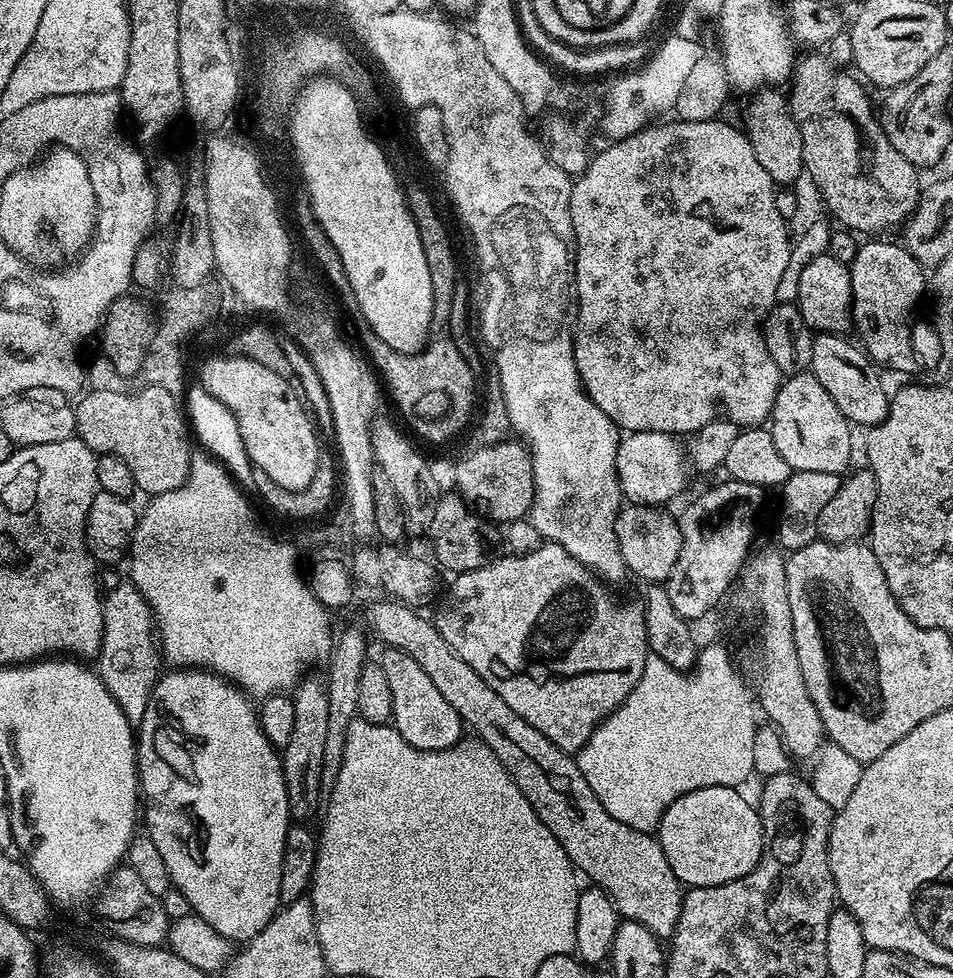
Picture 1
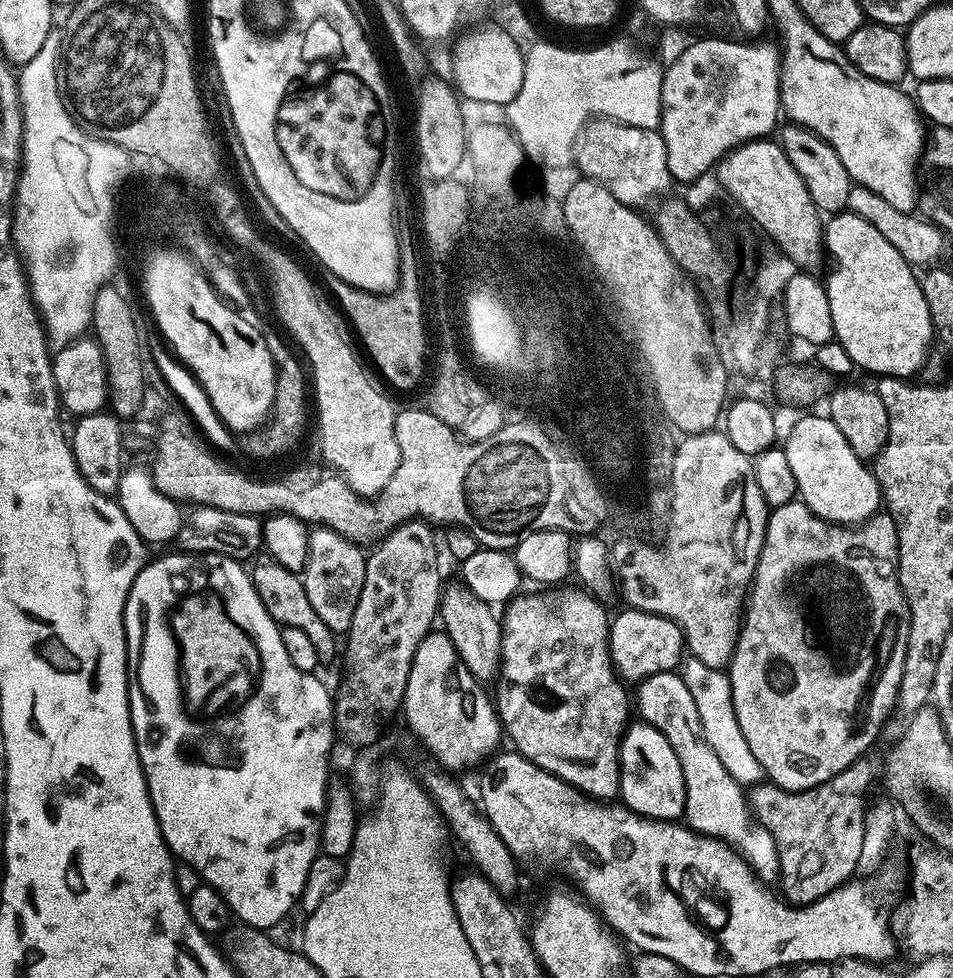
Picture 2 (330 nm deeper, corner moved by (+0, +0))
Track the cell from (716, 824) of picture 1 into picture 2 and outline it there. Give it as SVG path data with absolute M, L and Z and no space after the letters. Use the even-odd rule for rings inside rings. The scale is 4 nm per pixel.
M633 723L620 741L620 795L627 807L653 820L676 822L685 815L686 786L678 754L674 754L670 742L654 726Z

